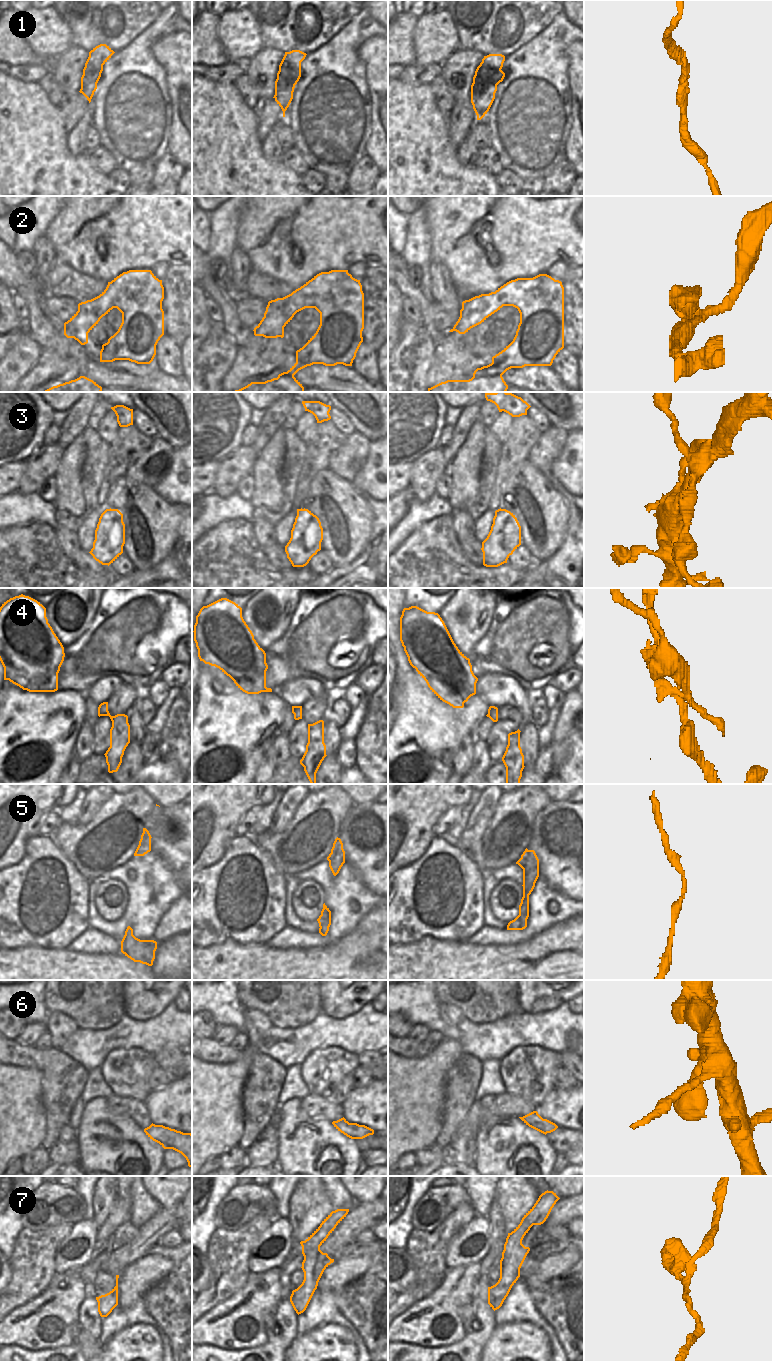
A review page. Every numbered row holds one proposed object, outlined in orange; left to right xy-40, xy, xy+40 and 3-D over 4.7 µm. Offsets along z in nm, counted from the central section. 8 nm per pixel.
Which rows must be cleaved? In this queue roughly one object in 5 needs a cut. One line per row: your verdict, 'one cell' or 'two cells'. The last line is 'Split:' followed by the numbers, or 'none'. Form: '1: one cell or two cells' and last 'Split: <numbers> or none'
1: one cell
2: two cells
3: one cell
4: two cells
5: one cell
6: one cell
7: one cell
Split: 2, 4

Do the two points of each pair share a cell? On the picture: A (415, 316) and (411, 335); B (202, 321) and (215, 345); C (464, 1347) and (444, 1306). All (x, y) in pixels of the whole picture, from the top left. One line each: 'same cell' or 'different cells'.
A: different cells
B: different cells
C: different cells

